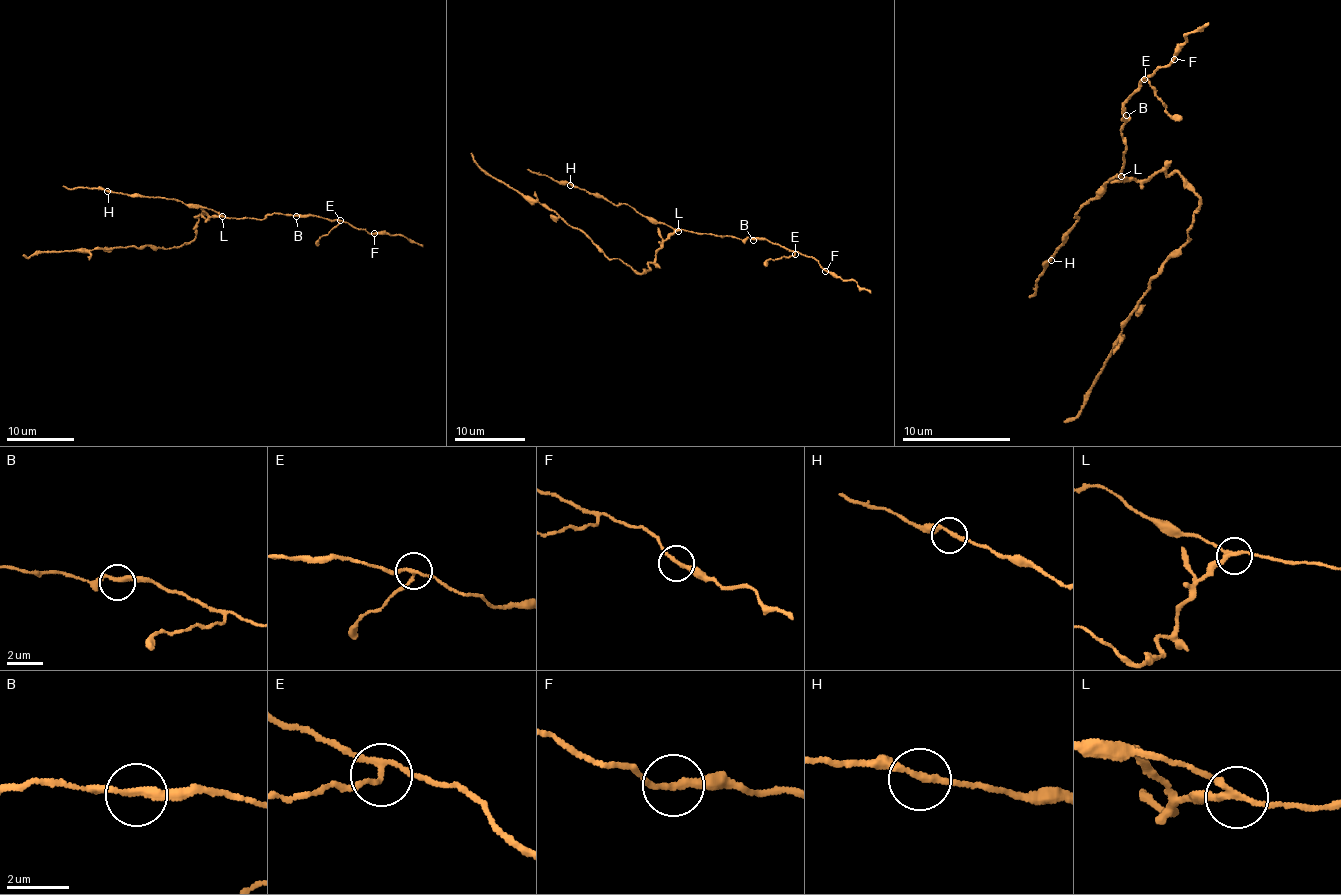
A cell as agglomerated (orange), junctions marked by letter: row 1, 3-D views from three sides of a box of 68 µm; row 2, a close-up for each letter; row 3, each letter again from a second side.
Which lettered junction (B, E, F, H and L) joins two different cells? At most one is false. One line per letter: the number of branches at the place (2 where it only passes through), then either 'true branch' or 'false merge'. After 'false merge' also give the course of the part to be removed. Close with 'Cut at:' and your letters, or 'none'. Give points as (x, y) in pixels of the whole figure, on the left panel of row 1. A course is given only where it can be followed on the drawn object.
B: 2 | true branch
E: 3 | true branch
F: 2 | true branch
H: 2 | true branch
L: 3 | false merge | (222, 216), (196, 216), (197, 233), (176, 247), (117, 246), (23, 254)
Cut at: L

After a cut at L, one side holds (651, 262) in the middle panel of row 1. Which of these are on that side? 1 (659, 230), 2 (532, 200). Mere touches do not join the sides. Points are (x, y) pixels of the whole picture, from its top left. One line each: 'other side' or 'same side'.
1: same side
2: same side

